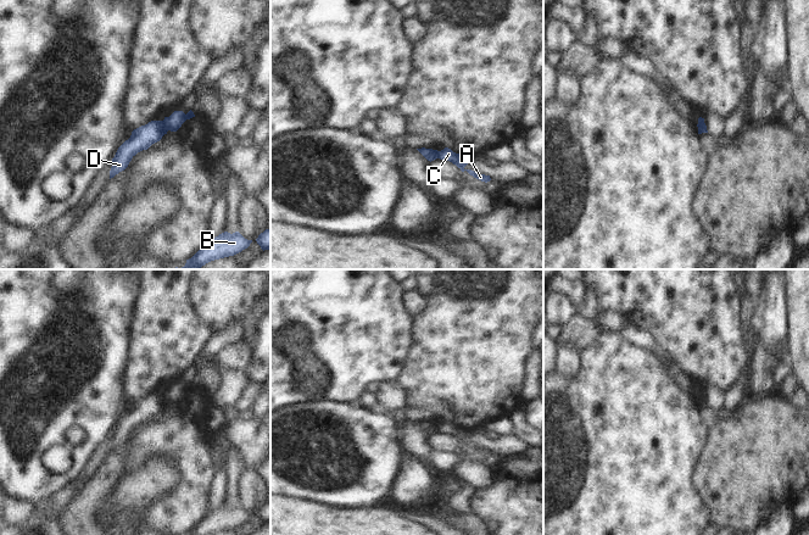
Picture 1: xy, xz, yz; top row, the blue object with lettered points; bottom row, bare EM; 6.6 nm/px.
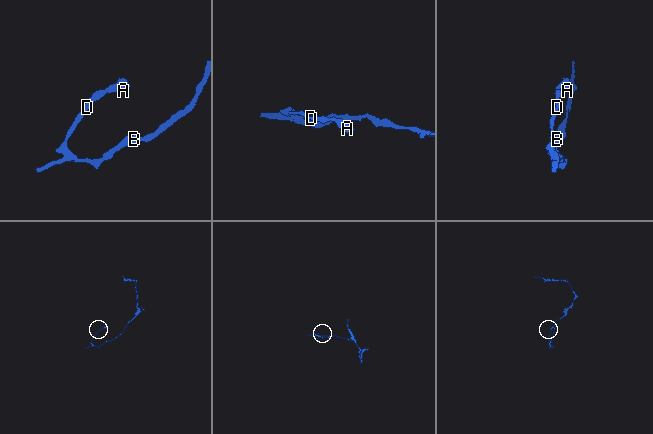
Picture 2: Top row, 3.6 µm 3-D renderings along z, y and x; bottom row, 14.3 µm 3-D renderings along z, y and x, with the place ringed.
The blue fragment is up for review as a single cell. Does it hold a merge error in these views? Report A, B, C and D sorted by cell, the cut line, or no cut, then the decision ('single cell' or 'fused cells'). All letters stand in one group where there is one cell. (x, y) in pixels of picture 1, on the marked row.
A C / B D | xy (162, 121), (167, 131) | fused cells

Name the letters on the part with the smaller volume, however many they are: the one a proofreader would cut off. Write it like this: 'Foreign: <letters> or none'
Foreign: A, C.

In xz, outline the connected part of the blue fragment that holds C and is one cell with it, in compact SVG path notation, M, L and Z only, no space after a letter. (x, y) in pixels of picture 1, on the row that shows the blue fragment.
M445 147L443 150L439 151L439 158L442 161L450 161L453 165L456 165L462 172L467 171L470 175L474 178L481 180L481 182L490 182L490 175L479 174L472 169L465 169L464 167L470 162L470 156L463 156L459 154L453 152L451 149Z

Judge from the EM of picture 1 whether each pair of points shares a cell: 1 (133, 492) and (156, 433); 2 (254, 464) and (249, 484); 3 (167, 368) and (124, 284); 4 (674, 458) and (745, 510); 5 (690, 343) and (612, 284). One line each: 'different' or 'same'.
1: different
2: different
3: different
4: different
5: same

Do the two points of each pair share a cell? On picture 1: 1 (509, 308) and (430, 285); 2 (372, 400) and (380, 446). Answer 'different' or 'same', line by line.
1: same
2: different

